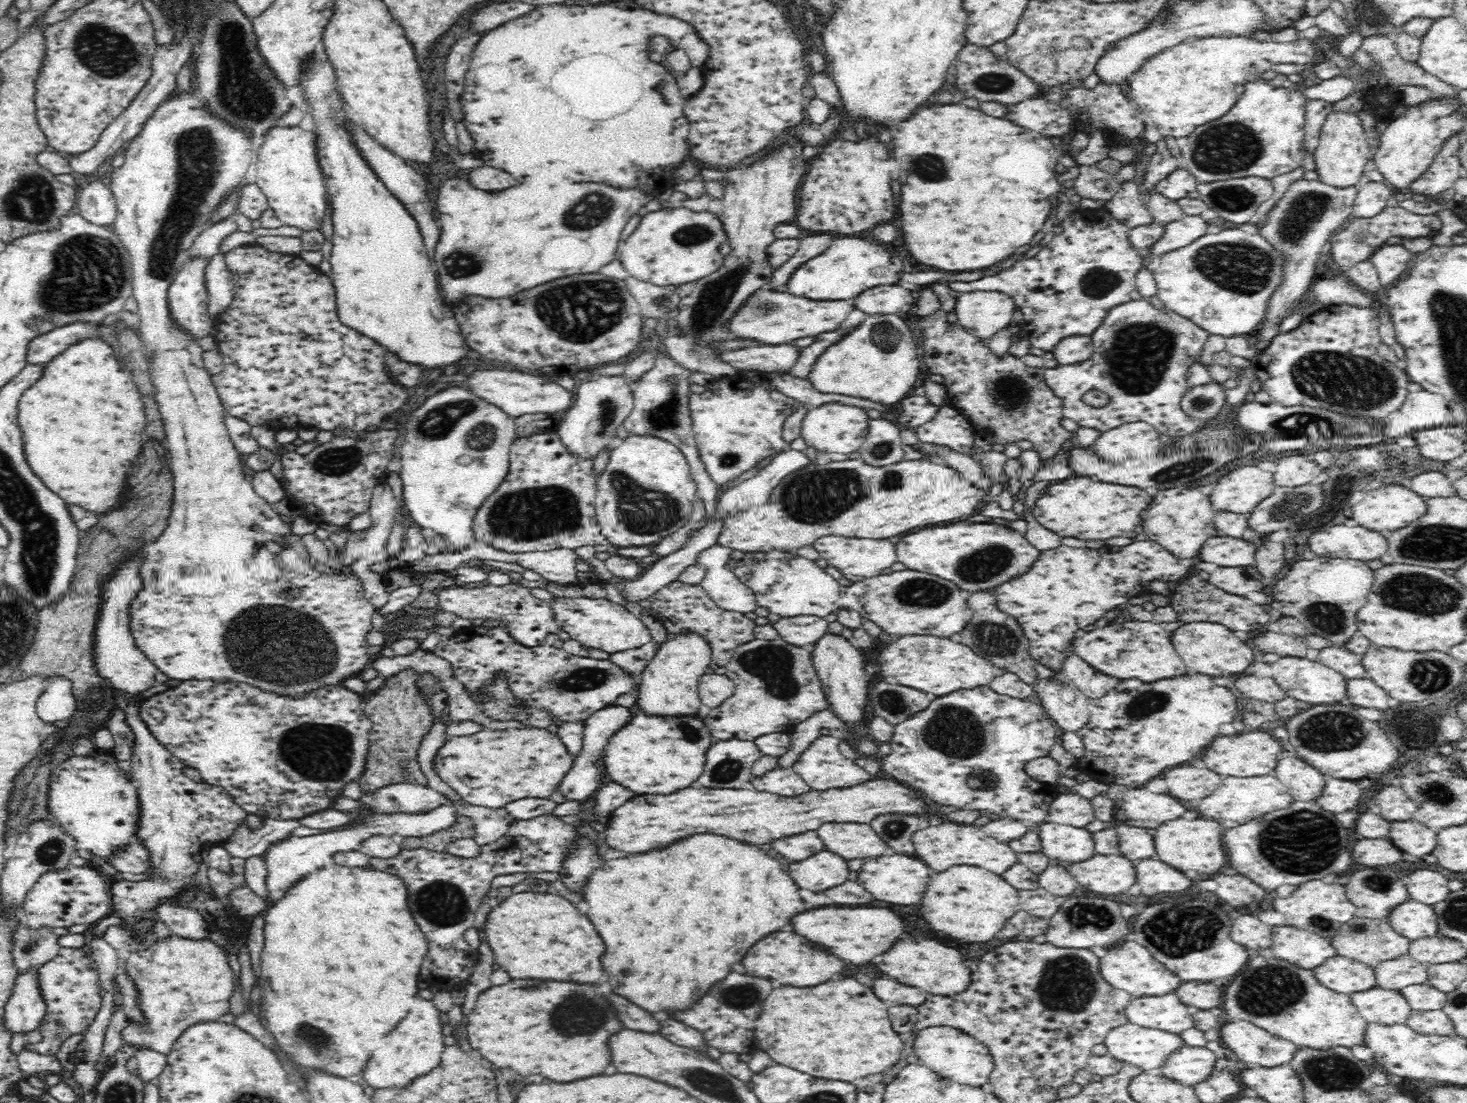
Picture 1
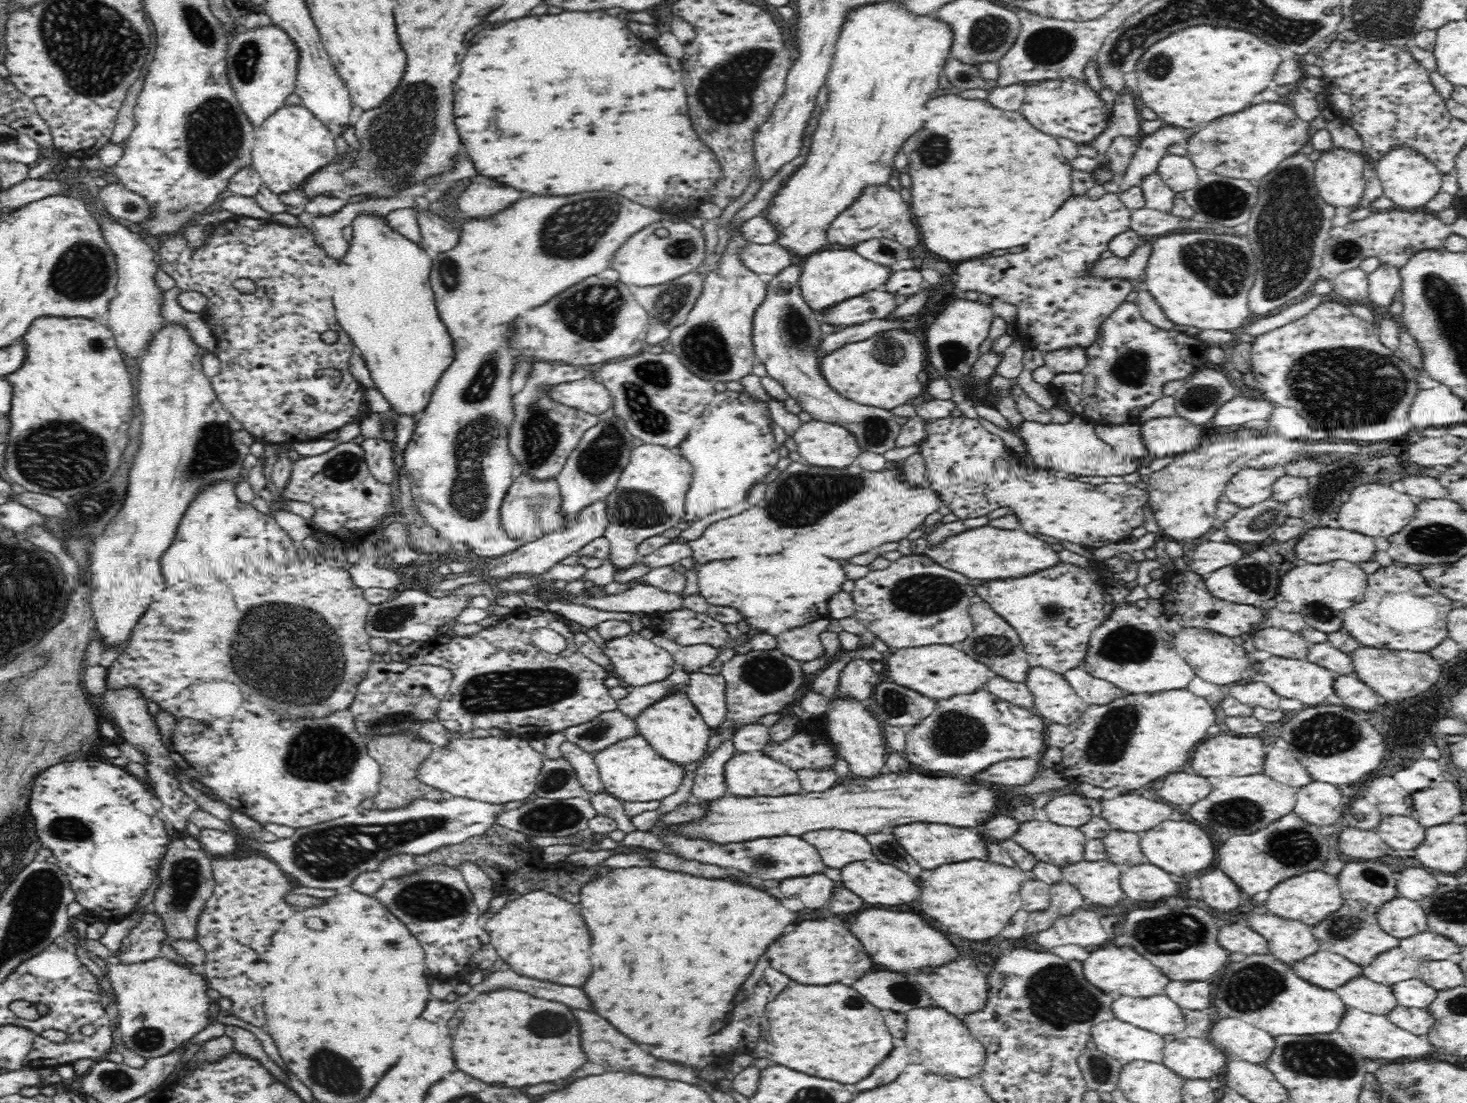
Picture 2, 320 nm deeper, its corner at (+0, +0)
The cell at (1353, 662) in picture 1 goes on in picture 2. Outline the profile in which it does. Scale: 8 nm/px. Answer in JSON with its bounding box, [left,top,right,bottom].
[1307,642,1352,675]

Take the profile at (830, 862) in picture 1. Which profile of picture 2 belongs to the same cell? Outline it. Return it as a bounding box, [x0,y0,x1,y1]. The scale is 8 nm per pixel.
[777,874,834,908]

